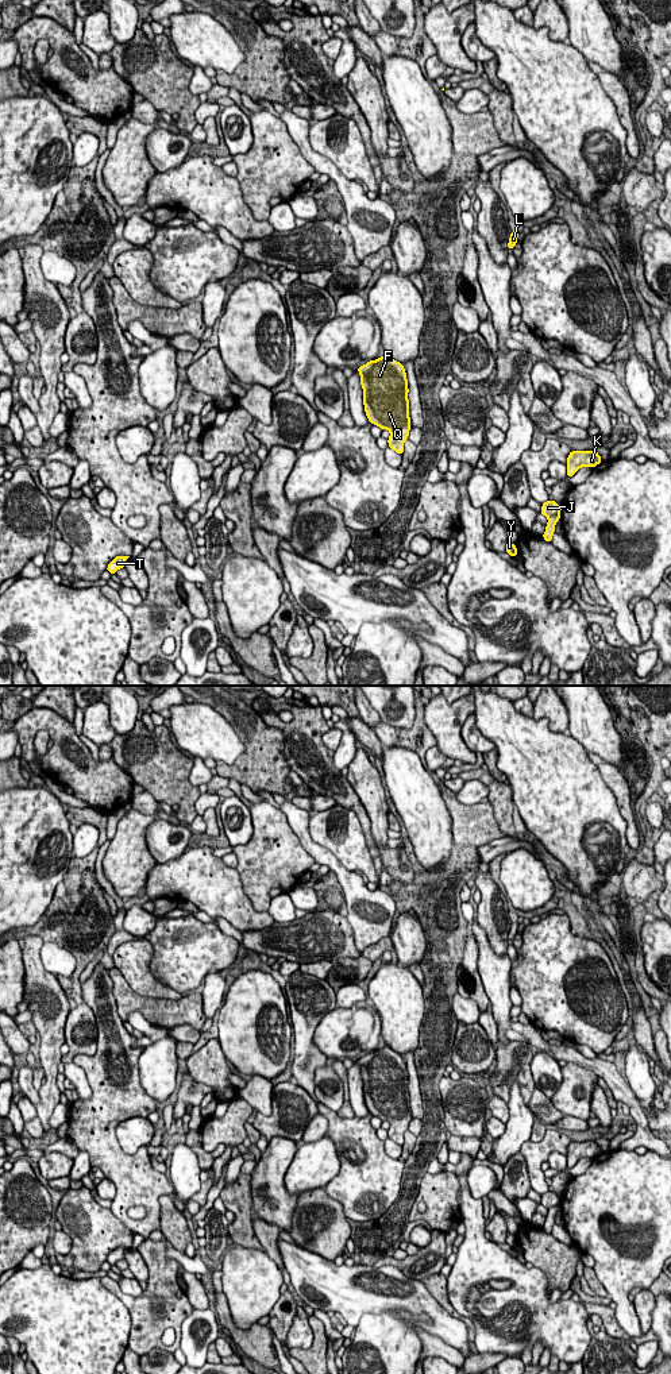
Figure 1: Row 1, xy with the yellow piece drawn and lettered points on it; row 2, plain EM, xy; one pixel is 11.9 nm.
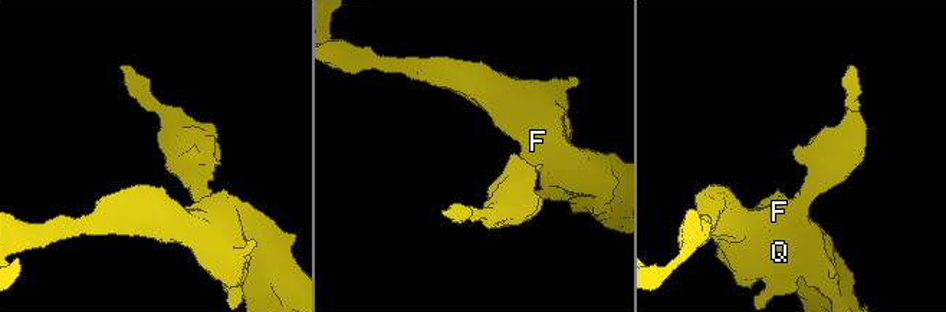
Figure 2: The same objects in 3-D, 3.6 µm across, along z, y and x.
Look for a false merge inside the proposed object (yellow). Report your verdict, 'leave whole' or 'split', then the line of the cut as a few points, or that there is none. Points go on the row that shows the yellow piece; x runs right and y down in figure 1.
split; cut in xy along (559, 513), (548, 518)

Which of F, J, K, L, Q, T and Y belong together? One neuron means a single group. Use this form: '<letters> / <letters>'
F K L Q T Y / J

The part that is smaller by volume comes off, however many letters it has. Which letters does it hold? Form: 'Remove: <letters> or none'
Remove: J

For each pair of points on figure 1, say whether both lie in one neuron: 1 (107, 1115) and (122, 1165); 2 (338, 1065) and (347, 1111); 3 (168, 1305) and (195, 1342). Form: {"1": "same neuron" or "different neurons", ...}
{"1": "same neuron", "2": "same neuron", "3": "different neurons"}

